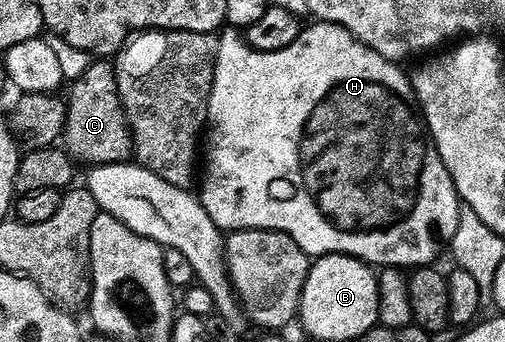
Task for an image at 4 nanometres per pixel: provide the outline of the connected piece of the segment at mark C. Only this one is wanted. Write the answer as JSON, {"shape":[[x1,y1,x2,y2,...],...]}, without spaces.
{"shape":[[93,60,70,87,72,90,66,93,68,114,62,134,62,145,67,154,77,162,85,161,88,167,128,161,133,156,132,132,118,95,113,62]]}

